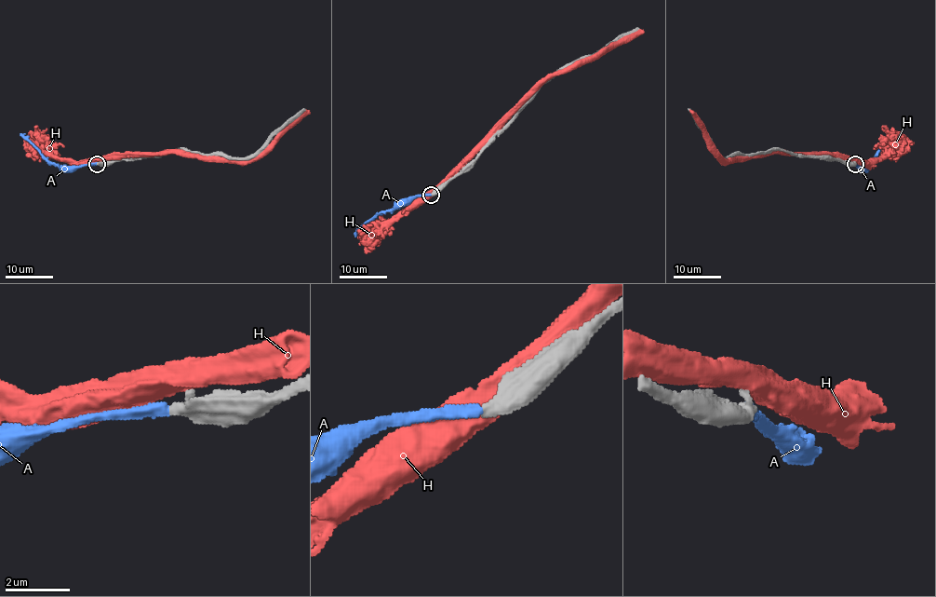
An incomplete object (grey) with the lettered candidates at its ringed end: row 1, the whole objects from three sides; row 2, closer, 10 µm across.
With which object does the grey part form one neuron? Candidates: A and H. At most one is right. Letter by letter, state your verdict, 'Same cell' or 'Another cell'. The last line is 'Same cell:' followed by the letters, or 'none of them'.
A: Same cell
H: Another cell
Same cell: A

